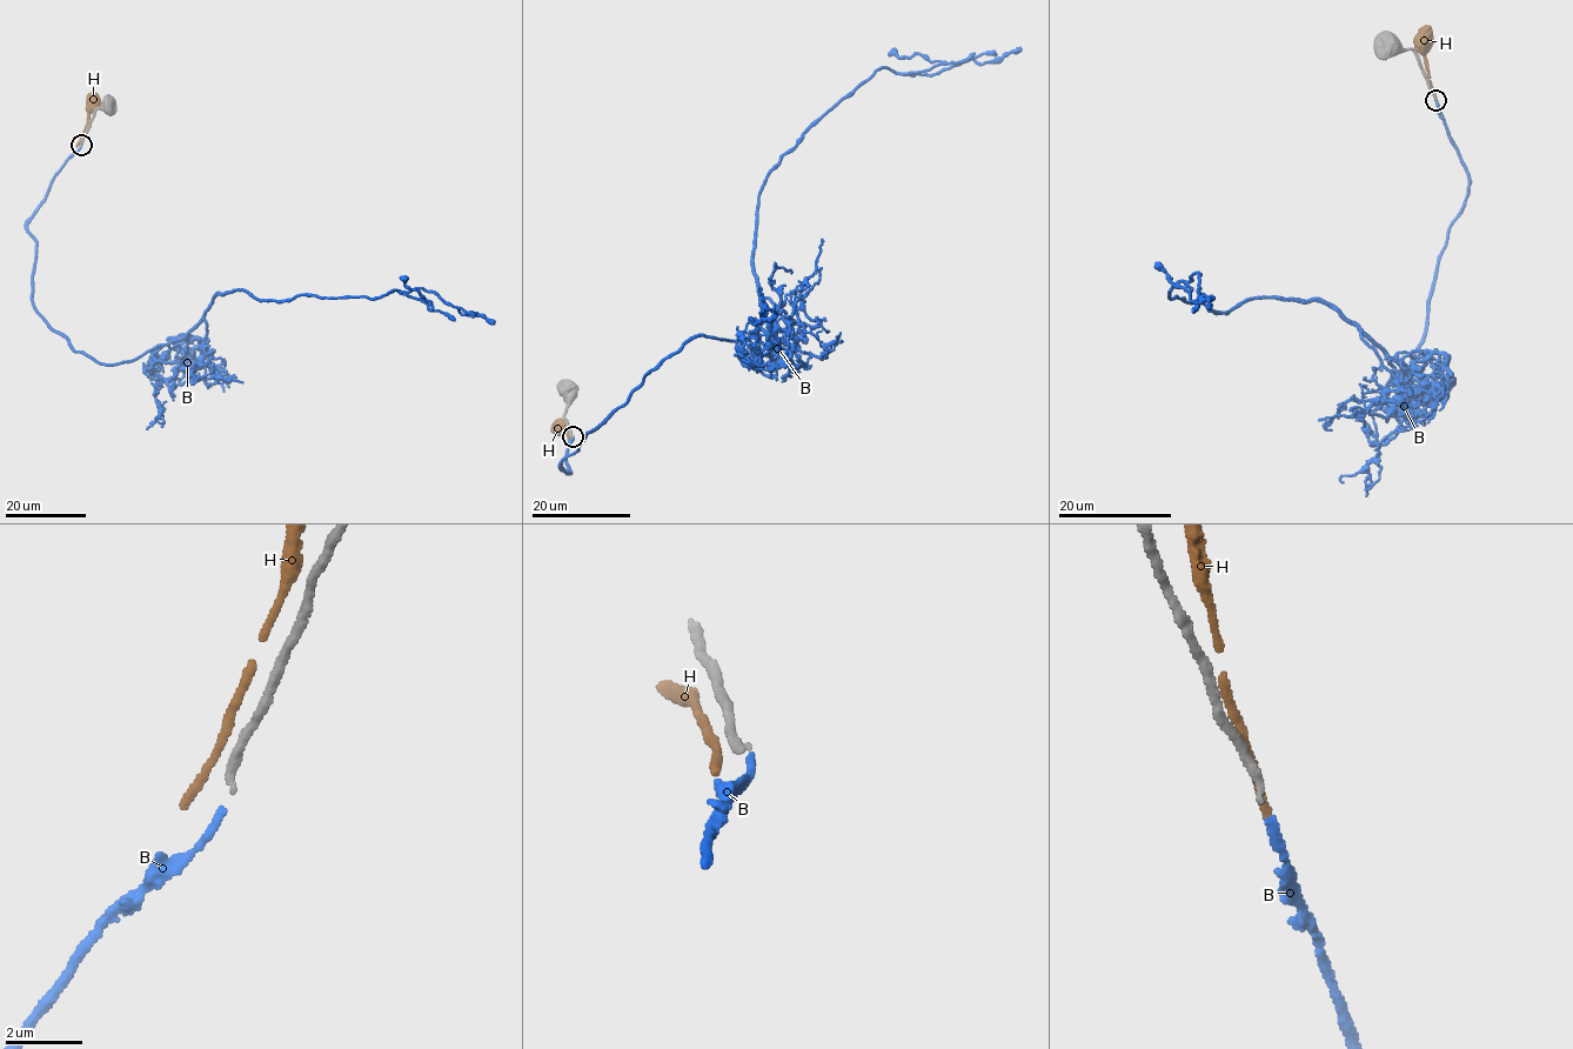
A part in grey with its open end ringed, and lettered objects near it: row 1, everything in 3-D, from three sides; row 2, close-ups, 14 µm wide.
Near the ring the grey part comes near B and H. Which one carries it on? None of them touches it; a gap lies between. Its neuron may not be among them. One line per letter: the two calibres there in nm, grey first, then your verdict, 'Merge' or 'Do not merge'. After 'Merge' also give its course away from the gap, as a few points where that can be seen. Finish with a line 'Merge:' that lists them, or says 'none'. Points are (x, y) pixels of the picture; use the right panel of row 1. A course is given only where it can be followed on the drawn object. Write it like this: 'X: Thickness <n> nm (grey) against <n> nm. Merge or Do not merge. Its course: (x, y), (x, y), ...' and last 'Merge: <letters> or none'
B: Thickness 200 nm (grey) against 240 nm. Merge. Its course: (1436, 102), (1470, 185), (1424, 339), (1374, 409), (1394, 371), (1336, 311), (1170, 293), (1202, 274), (1210, 307)
H: Thickness 200 nm (grey) against 280 nm. Do not merge
Merge: B

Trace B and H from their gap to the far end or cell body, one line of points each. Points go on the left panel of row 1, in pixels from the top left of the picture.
B: (80, 146), (27, 227), (32, 300), (98, 362), (178, 340), (241, 288), (415, 288), (494, 322)
H: (79, 145), (94, 104)

